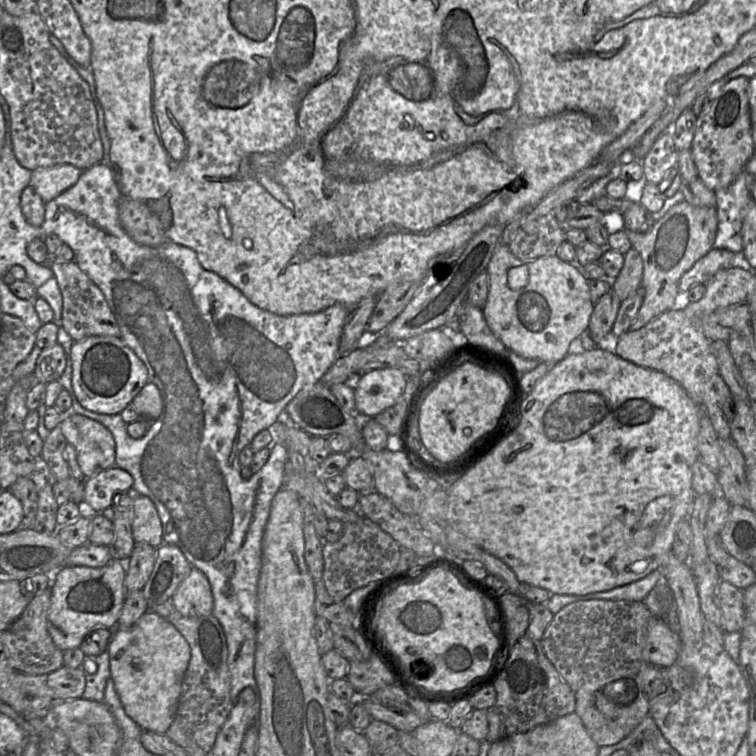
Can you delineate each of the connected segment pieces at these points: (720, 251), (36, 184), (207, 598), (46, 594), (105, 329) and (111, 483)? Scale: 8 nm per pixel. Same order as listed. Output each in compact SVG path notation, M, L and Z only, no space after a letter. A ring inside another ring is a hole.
M712 248L682 275L678 284L680 293L685 294L696 283L707 283L721 269L739 267L739 255L742 254L723 248Z
M69 164L38 168L31 173L30 186L47 203L72 187L82 172Z
M192 567L190 574L181 582L172 602L185 617L213 615L213 596L207 577Z
M51 585L37 593L20 617L3 631L5 653L11 666L25 675L43 675L56 671L63 665L64 652L54 643L47 629L47 613L51 603Z
M52 257L49 265L57 279L63 298L62 327L75 341L90 336L113 336L121 338L119 325L100 288L82 271L75 261L61 262Z
M115 466L104 470L84 481L84 500L95 512L111 507L114 496L126 493L133 488L132 476Z

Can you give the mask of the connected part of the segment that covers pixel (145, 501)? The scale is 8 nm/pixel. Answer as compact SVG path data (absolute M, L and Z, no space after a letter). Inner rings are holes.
M143 495L134 500L132 534L136 543L147 543L158 548L162 543L162 525L152 501Z

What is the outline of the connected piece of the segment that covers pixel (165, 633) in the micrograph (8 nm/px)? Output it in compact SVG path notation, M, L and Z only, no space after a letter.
M154 611L145 612L129 629L117 629L107 648L111 679L126 714L143 730L166 734L178 706L190 647L179 631Z

